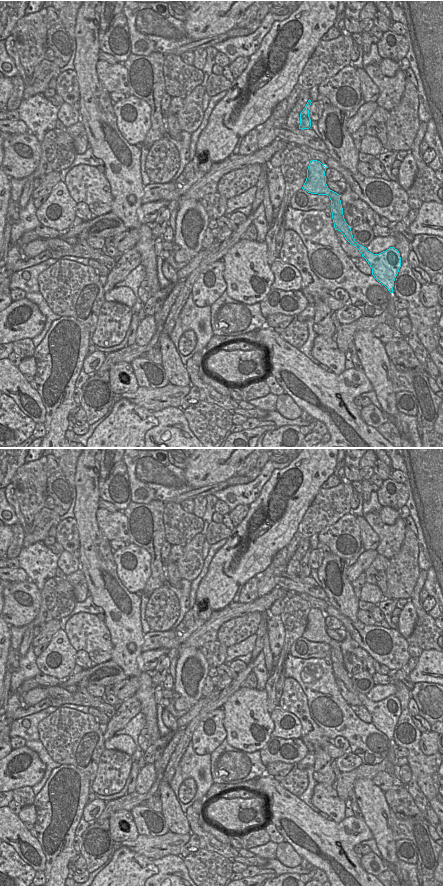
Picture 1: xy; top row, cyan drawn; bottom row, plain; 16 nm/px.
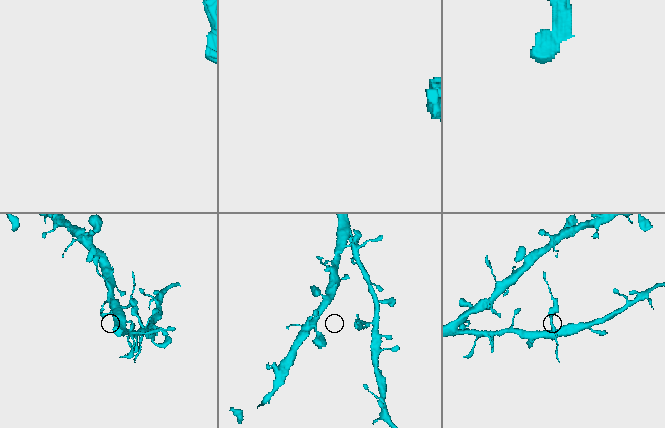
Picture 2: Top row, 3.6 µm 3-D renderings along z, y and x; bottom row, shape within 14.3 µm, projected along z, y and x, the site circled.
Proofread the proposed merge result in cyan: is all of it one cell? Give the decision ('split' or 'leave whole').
split

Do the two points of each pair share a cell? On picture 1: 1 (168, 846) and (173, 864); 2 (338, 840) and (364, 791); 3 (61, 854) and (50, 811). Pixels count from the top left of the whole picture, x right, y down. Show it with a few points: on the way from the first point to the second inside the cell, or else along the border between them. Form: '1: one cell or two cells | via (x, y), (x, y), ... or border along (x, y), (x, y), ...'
1: two cells | border along (180, 855), (164, 855), (153, 860)
2: two cells | border along (362, 817), (373, 838)
3: one cell | via (60, 843), (56, 839), (56, 822)

